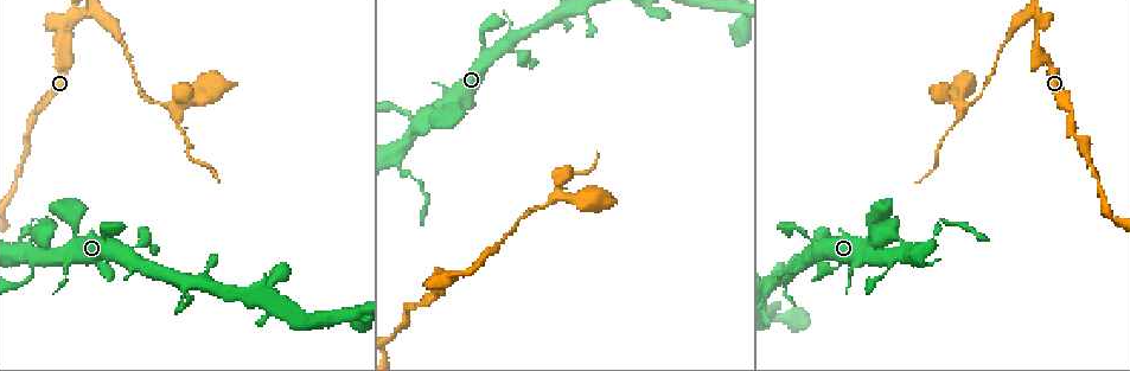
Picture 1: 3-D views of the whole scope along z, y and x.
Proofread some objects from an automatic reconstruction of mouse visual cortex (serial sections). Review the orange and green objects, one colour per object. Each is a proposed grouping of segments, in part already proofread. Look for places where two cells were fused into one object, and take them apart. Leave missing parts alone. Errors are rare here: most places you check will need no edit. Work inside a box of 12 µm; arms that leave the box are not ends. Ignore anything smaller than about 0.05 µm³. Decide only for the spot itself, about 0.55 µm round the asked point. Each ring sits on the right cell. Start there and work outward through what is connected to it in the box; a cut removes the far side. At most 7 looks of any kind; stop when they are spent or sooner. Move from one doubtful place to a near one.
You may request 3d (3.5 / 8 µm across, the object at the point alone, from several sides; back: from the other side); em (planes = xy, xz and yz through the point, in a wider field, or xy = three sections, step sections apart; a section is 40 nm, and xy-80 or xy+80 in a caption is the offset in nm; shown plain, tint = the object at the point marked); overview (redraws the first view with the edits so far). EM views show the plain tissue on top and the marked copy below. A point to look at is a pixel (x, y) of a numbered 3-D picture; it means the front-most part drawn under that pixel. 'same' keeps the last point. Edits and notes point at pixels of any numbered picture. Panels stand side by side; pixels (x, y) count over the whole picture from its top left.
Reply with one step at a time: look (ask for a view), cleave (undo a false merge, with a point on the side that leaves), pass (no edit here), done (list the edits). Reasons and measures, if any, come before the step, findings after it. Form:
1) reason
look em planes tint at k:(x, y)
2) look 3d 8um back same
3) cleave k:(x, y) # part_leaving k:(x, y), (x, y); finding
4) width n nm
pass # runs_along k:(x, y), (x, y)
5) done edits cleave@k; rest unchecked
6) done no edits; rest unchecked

thin neck
look 3d 3.5um at 1:(33, 114)

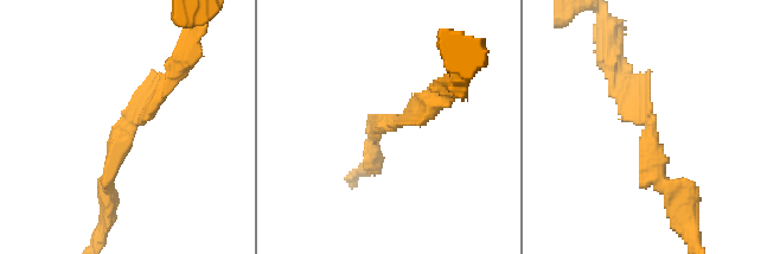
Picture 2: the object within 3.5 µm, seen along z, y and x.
arm_widths 200, 200 nm
look em xy step 1 tint at 2:(650, 130)

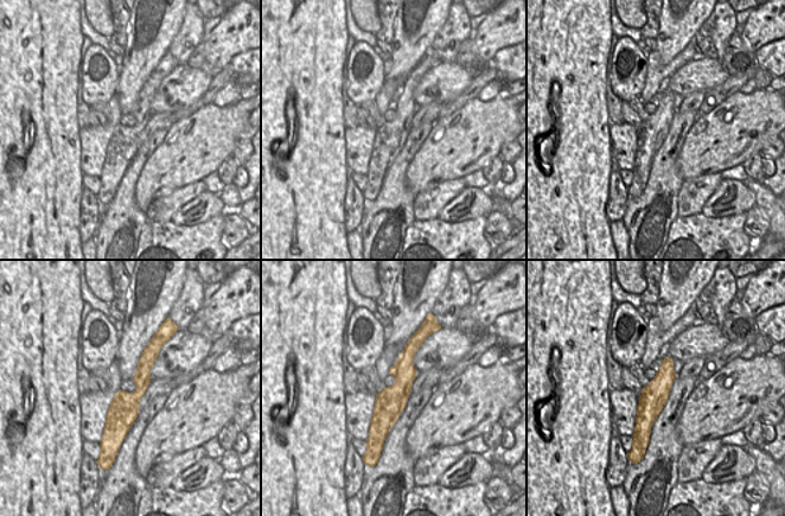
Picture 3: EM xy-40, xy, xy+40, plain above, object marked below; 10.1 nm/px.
pass # runs_along 3:(413, 345), (402, 388), (375, 440); continuous, no second cell

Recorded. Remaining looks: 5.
sharp bend
look 3d 3.5um at 1:(93, 14)

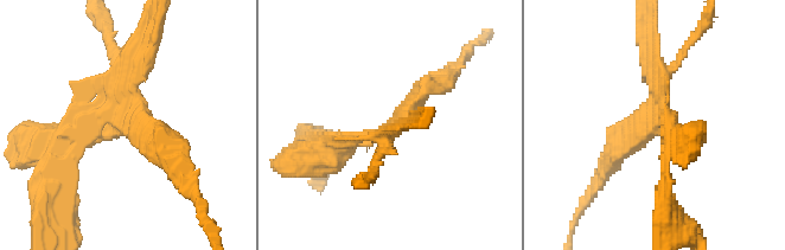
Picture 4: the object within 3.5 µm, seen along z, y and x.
arms 4; arm_widths 150, 150, 250, 300 nm; need the tissue
look em xy step 5 tint at 4:(659, 124)

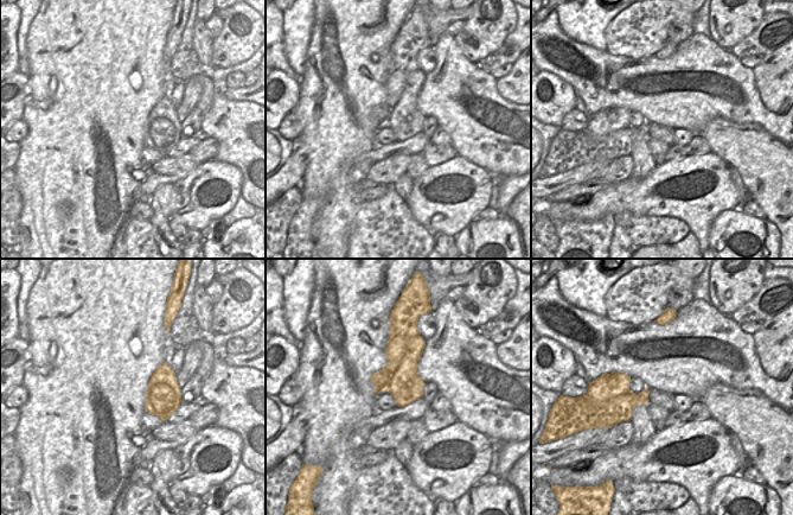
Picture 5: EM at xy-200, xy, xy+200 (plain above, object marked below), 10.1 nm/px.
another direction
look em xy step 1 tint same

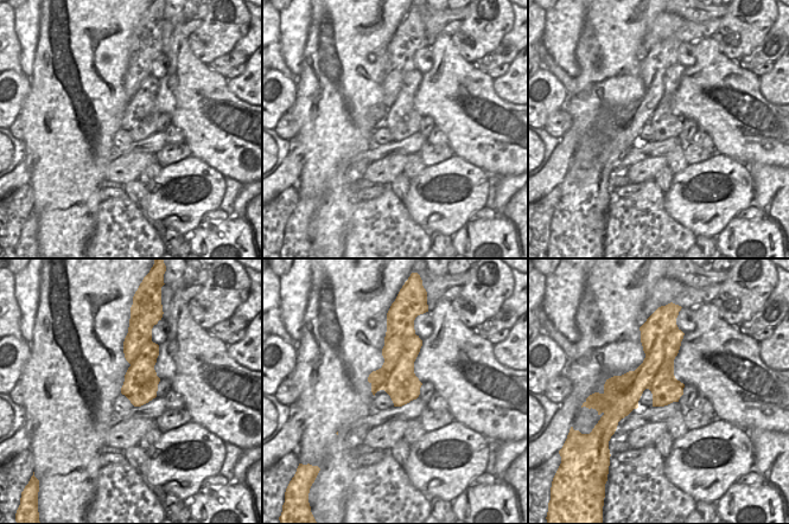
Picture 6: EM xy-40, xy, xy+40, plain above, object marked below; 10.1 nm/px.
cleave 4:(625, 123) # a second cell is stuck on

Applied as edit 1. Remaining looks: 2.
abrupt turn
look 3d 3.5um at 1:(44, 255)

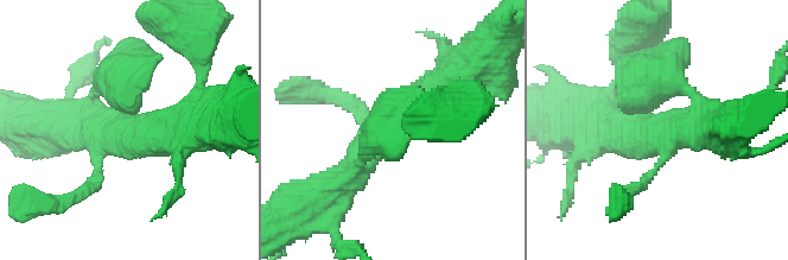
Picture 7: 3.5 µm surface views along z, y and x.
arms 4; arm_widths 200, 350, 500, 500 nm; need the tissue
look em xy step 1 tint at 7:(134, 131)

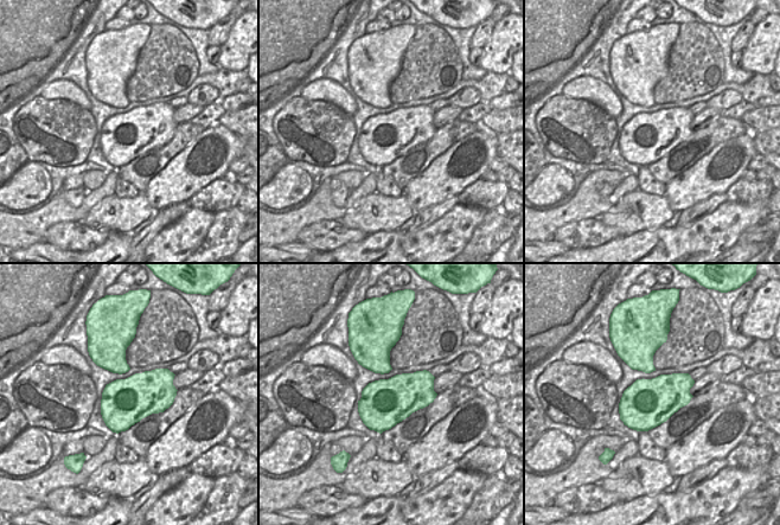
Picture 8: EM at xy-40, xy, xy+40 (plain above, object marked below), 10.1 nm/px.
pass # runs_along 7:(465, 69), (362, 151), (344, 178); continuous, no second cell

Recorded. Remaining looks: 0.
done edits cleave@4; rest unchecked

